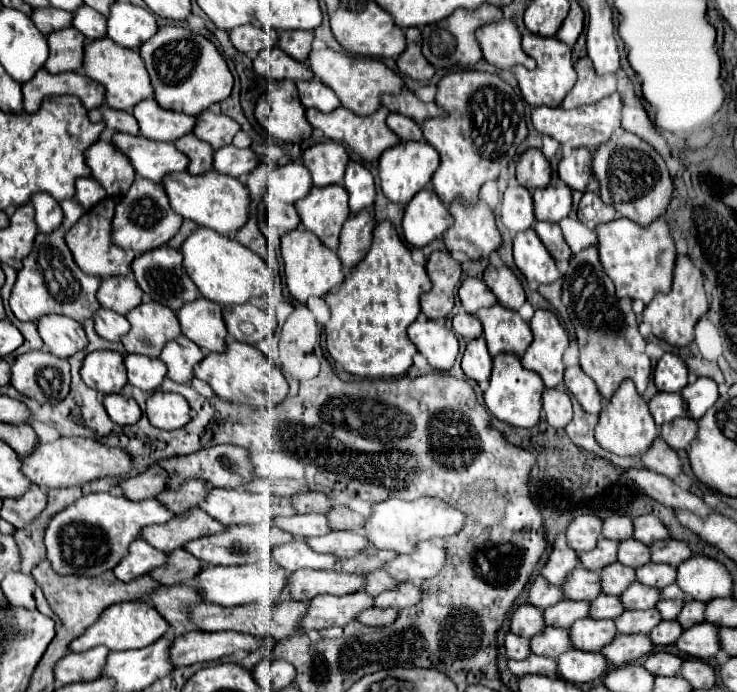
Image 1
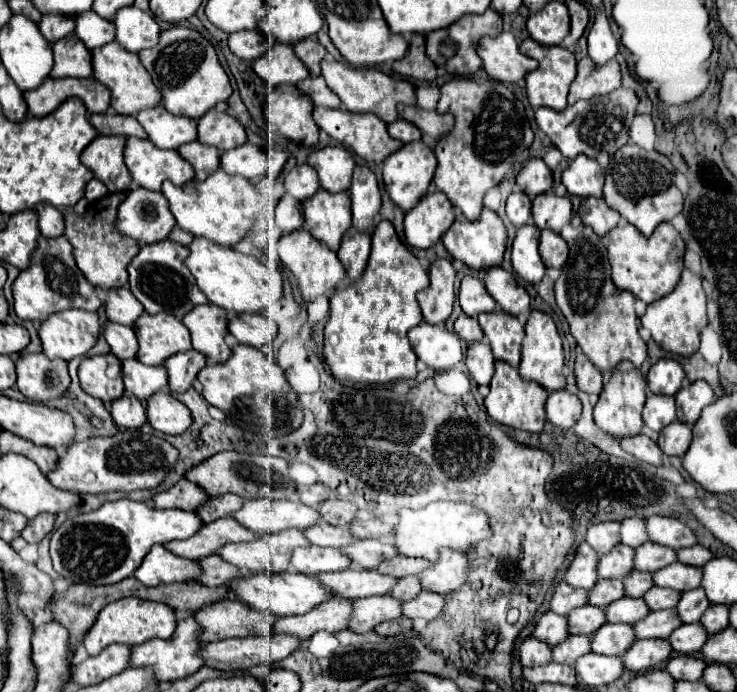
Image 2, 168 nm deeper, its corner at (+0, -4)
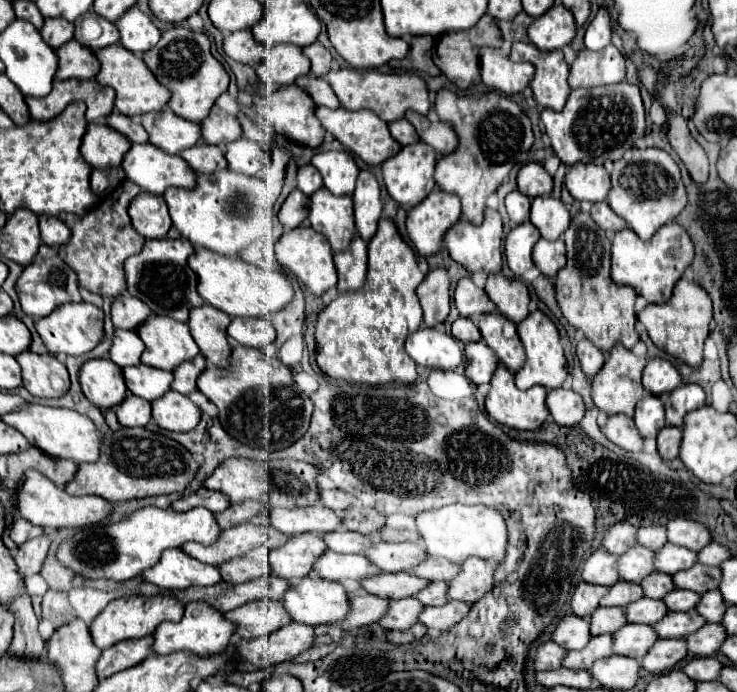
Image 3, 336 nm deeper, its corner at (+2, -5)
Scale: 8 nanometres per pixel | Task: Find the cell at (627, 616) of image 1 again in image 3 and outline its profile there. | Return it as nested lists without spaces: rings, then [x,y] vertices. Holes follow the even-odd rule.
[[[696,610],[668,612],[666,618],[662,618],[662,622],[654,624],[654,630],[662,638],[686,638],[688,634],[698,632],[704,624],[706,624],[706,620]]]

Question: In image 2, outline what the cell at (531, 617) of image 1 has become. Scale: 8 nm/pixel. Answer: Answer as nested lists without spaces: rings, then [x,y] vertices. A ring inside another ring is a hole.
[[[552,611],[542,613],[532,629],[532,637],[540,639],[548,645],[556,645],[556,641],[562,641],[566,635],[568,635],[568,629],[566,629],[564,617],[556,615]]]

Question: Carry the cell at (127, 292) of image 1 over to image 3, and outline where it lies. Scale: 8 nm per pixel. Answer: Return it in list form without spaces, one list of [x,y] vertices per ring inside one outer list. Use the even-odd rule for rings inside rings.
[[[128,292],[120,294],[112,302],[112,322],[116,328],[136,330],[136,326],[140,326],[148,316],[150,316],[150,308],[142,300],[130,296]]]

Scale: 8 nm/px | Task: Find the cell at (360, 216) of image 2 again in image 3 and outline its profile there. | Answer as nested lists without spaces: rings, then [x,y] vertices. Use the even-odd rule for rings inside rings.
[[[362,170],[356,182],[356,190],[352,194],[354,200],[354,216],[356,216],[356,230],[358,236],[368,242],[378,226],[382,214],[382,200],[380,200],[380,184],[374,174]]]

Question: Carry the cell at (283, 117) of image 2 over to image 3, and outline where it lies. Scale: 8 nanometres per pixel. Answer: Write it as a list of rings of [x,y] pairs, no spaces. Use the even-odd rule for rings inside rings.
[[[292,84],[276,90],[262,104],[262,116],[278,134],[308,148],[318,148],[322,144],[326,130],[314,114],[316,104],[310,94]]]

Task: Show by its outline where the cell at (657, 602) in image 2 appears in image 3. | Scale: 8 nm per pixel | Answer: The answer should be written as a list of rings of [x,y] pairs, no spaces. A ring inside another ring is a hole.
[[[674,590],[664,598],[668,610],[692,610],[700,602],[700,594],[692,590]]]

